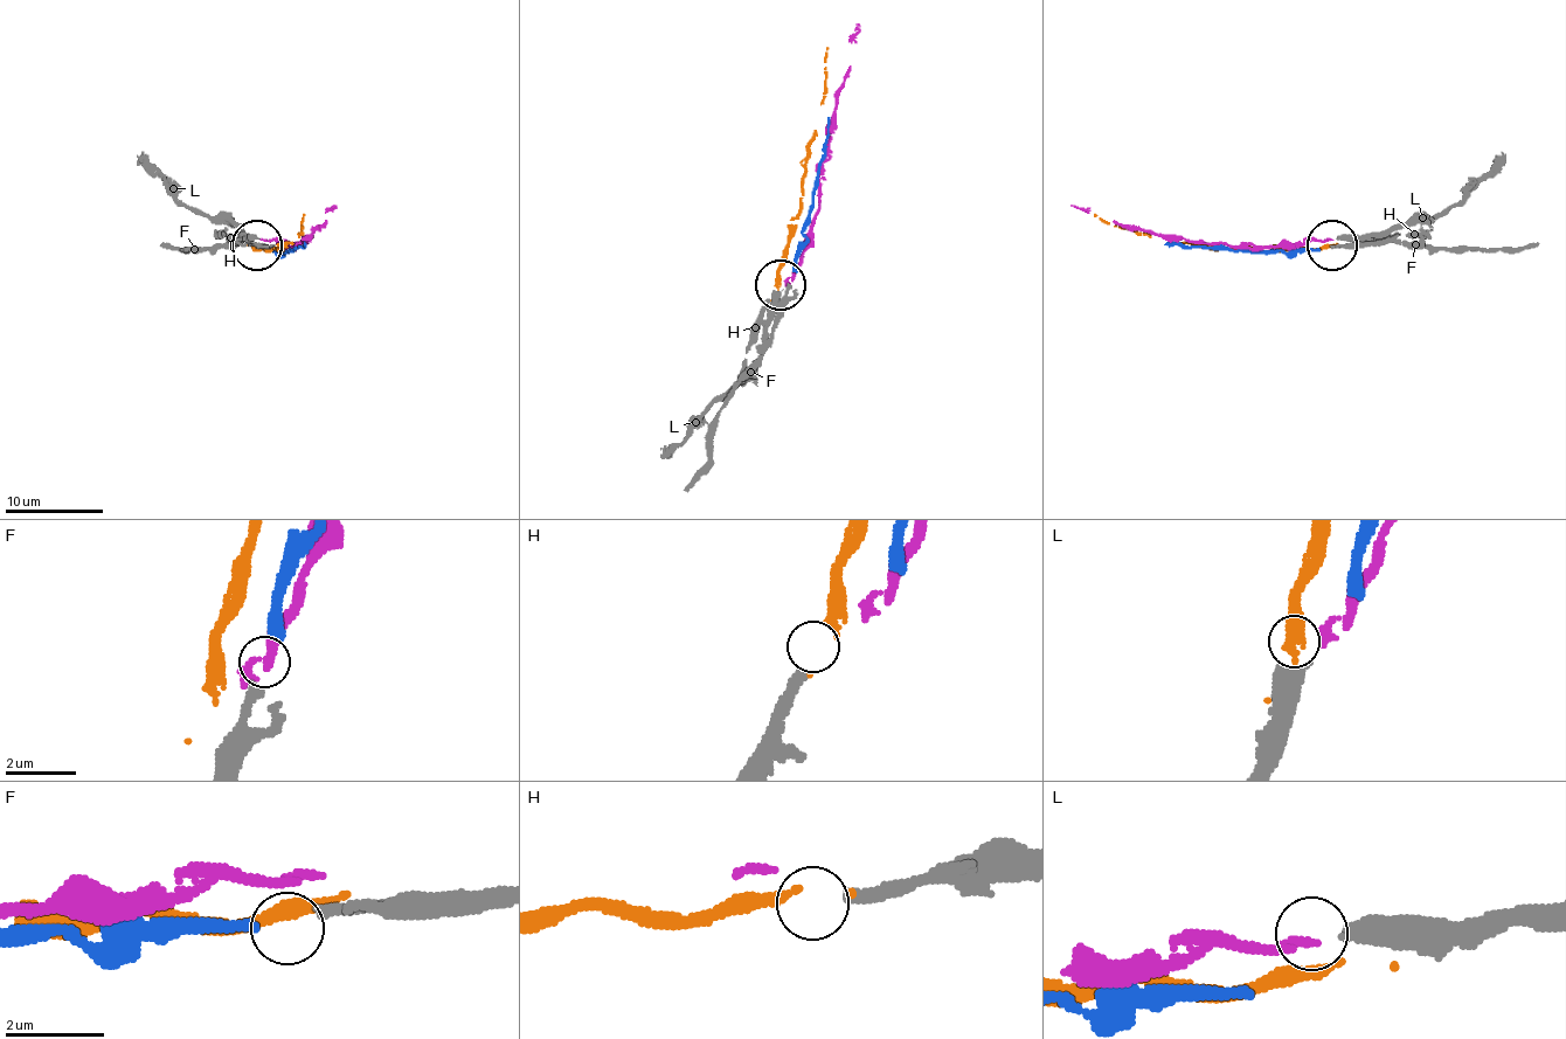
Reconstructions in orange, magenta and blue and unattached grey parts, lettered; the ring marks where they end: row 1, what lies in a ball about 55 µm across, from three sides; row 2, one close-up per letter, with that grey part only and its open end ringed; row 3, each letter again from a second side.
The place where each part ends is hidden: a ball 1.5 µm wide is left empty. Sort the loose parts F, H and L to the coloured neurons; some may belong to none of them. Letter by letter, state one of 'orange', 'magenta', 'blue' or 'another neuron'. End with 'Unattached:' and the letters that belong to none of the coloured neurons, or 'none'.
F: blue
H: orange
L: magenta
Unattached: none

